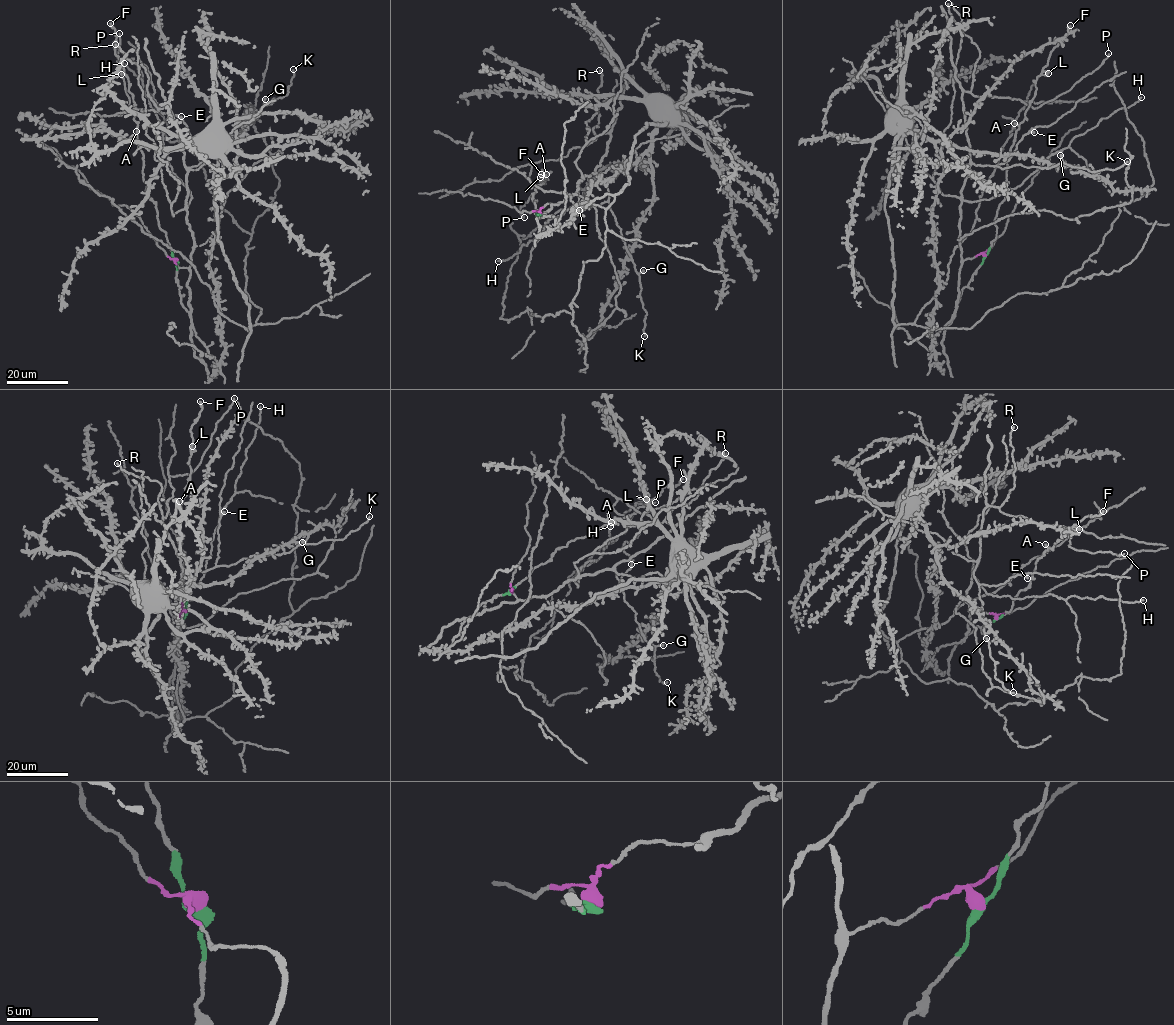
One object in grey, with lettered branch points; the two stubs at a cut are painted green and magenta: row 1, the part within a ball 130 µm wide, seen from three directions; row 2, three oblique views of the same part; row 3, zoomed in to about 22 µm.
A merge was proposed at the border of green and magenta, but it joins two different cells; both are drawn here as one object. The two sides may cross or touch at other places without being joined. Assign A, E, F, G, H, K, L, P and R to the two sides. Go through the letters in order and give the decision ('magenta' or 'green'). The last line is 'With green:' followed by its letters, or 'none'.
A: green
E: magenta
F: green
G: magenta
H: magenta
K: magenta
L: green
P: magenta
R: magenta
With green: A, F, L

